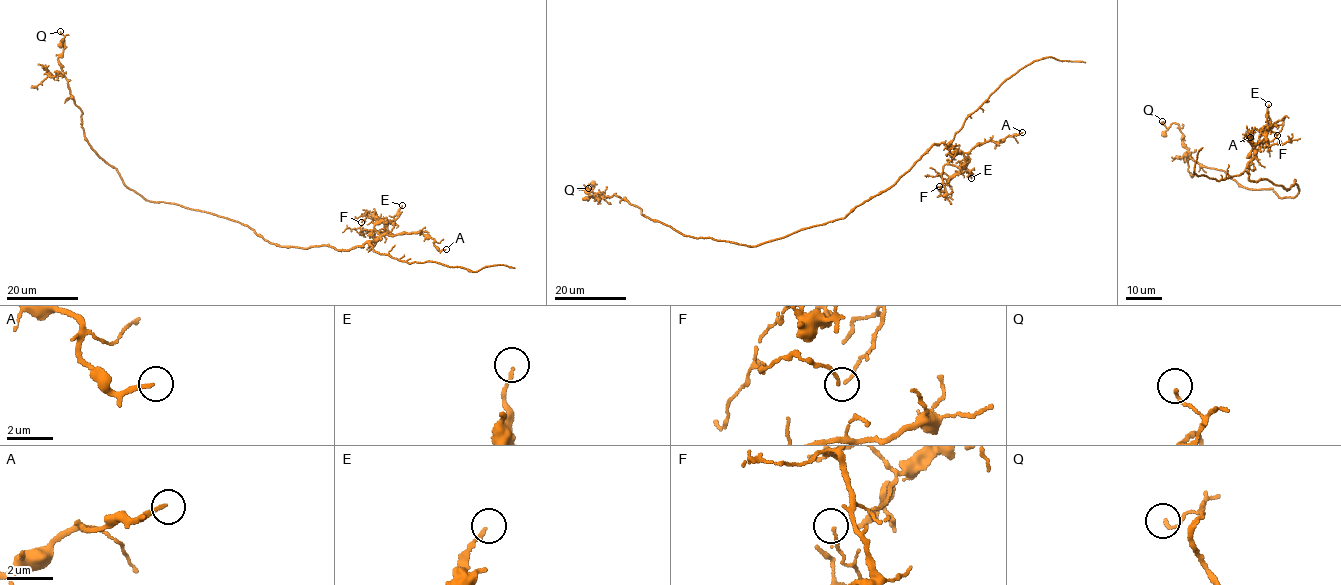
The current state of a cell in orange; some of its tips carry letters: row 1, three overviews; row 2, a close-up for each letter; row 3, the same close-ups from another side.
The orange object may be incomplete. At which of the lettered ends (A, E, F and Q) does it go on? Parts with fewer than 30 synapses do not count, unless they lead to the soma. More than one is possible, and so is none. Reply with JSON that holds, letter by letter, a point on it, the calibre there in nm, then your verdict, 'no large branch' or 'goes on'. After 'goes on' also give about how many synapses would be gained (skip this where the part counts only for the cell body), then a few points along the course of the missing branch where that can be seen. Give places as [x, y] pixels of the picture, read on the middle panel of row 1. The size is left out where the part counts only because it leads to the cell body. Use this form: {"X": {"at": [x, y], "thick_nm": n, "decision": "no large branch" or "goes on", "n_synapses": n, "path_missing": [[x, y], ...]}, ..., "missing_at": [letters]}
{"A": {"at": [1022, 132], "thick_nm": 150, "decision": "no large branch"}, "E": {"at": [971, 178], "thick_nm": 130, "decision": "no large branch"}, "F": {"at": [939, 186], "thick_nm": 110, "decision": "no large branch"}, "Q": {"at": [588, 188], "thick_nm": 120, "decision": "no large branch"}, "missing_at": []}

